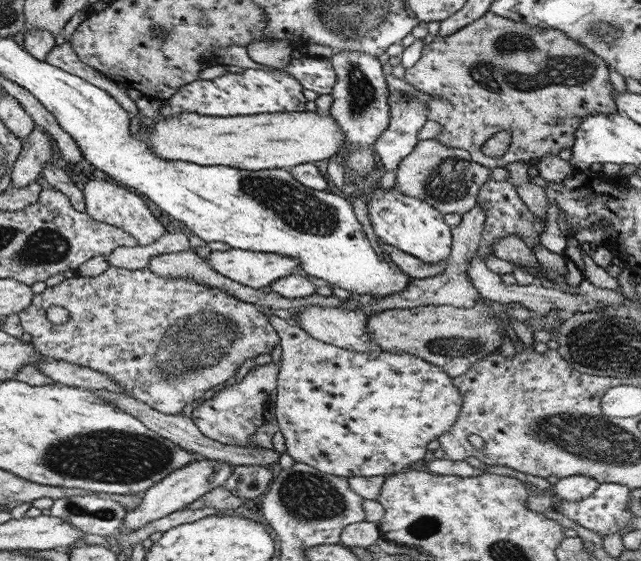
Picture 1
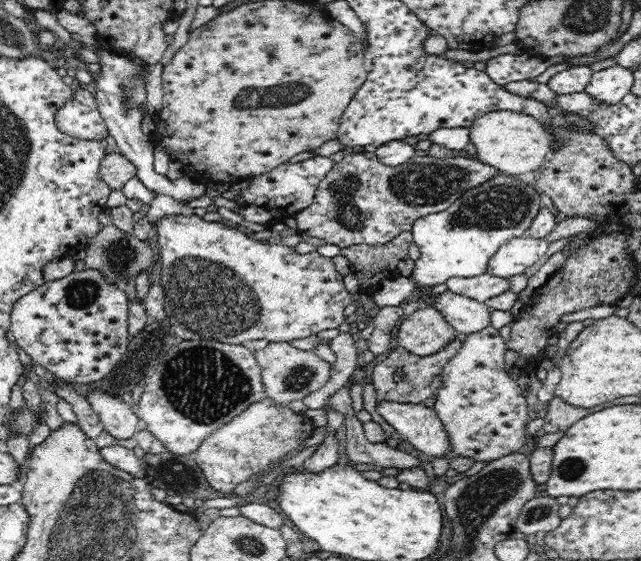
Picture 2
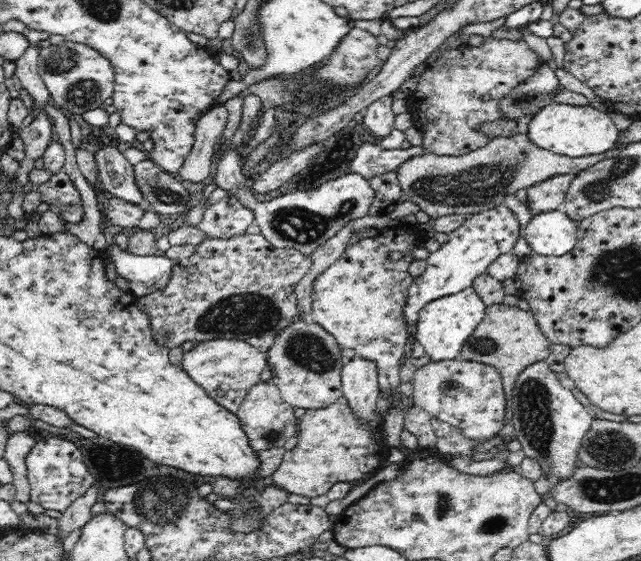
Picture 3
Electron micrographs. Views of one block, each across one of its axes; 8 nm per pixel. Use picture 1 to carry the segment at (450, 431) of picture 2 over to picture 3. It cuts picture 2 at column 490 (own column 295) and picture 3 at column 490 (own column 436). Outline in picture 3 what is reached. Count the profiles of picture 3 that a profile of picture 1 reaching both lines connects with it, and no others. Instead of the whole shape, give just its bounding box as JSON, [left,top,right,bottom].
[413,361,507,440]

